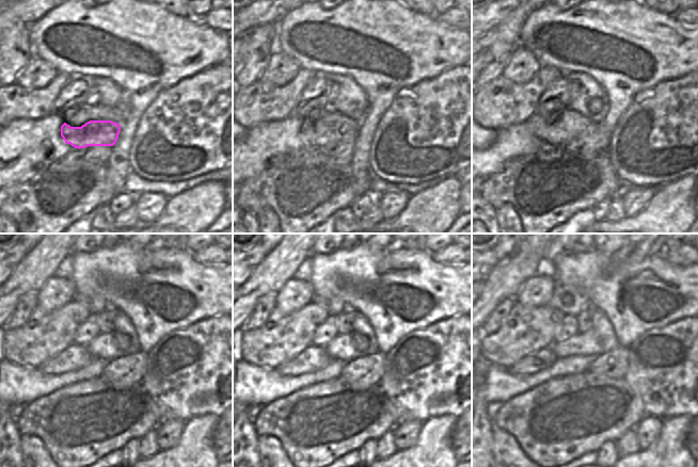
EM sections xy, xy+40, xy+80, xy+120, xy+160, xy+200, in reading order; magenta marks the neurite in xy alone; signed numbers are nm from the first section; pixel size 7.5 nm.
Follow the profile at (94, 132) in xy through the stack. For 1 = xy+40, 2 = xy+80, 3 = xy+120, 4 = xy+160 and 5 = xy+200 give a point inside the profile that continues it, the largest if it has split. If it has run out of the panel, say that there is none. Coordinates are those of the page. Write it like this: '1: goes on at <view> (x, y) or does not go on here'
1: goes on at xy+40 (332, 127)
2: goes on at xy+80 (569, 124)
3: goes on at xy+120 (75, 357)
4: goes on at xy+160 (313, 357)
5: goes on at xy+200 (537, 361)

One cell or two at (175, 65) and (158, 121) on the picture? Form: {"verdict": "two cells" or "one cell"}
{"verdict": "two cells"}

